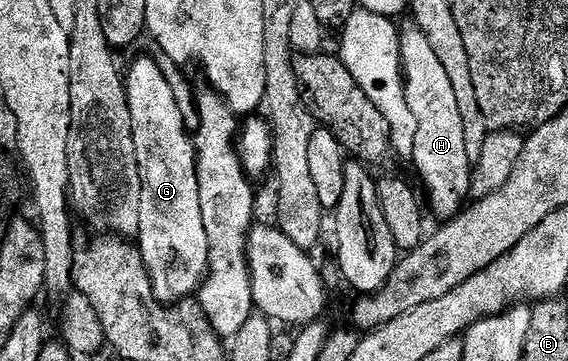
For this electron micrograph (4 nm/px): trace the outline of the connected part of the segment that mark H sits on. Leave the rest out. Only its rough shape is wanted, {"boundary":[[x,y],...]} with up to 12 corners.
{"boundary":[[418,25],[398,43],[410,161],[433,213],[451,220],[472,168],[448,71]]}

